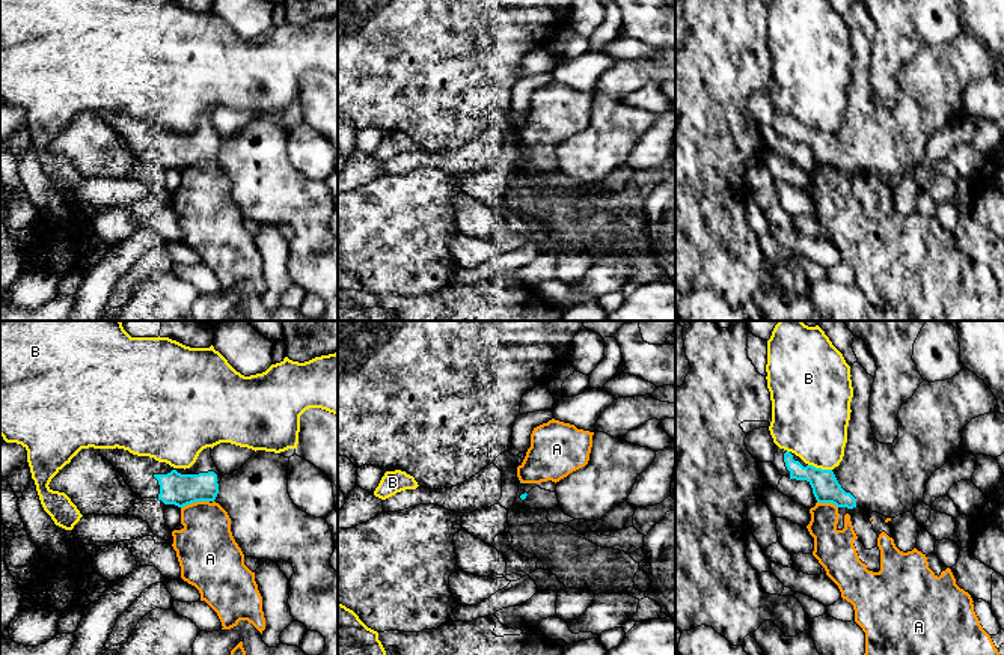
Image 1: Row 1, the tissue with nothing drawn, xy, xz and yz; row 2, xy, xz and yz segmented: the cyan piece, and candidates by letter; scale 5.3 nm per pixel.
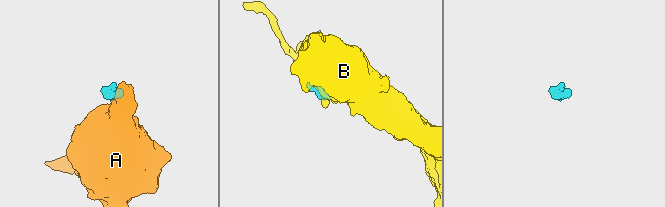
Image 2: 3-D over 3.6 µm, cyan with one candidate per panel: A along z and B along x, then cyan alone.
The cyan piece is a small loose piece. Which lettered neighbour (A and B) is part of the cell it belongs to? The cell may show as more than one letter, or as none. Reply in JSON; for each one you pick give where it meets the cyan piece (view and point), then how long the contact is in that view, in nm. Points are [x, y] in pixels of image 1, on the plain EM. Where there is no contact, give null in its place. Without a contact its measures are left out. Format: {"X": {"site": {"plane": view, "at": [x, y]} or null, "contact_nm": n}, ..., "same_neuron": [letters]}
{"same_neuron": []}

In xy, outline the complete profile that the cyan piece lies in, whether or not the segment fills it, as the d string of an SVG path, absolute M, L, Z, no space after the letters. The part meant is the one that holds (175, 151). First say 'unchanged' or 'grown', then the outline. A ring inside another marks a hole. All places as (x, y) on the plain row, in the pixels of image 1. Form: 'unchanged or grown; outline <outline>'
grown; outline M118 110L99 111L99 117L119 134L136 160L184 170L196 164L214 164L219 157L222 137L211 120L211 110L204 111L185 133Z

